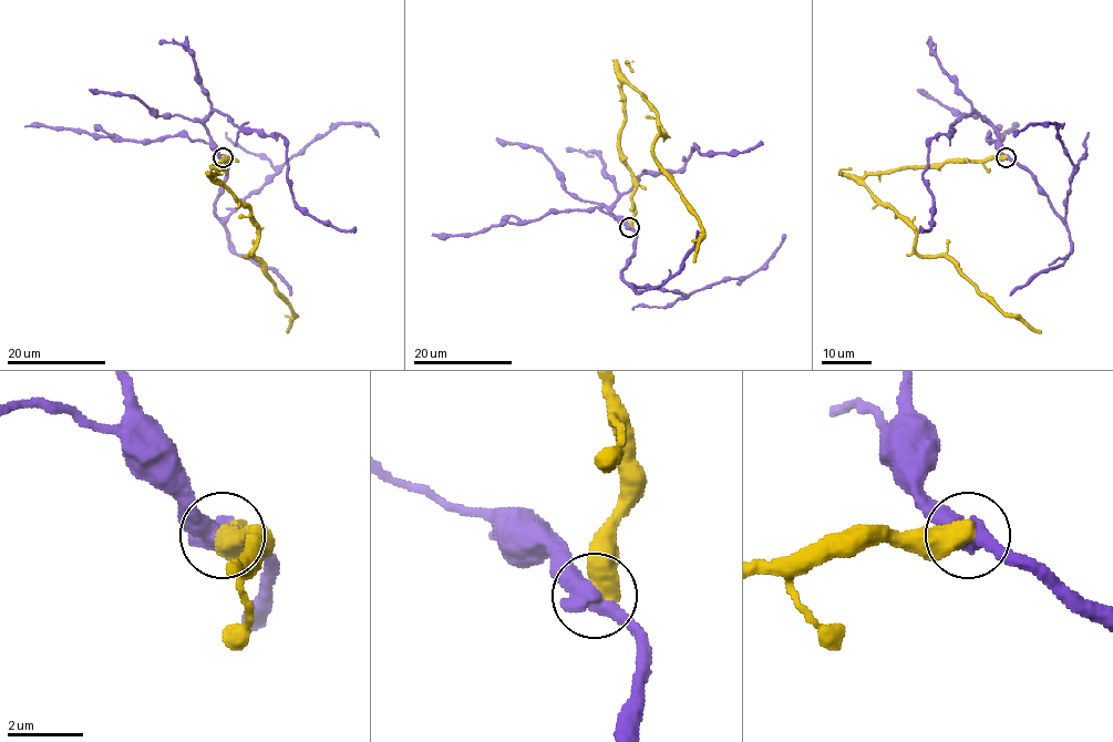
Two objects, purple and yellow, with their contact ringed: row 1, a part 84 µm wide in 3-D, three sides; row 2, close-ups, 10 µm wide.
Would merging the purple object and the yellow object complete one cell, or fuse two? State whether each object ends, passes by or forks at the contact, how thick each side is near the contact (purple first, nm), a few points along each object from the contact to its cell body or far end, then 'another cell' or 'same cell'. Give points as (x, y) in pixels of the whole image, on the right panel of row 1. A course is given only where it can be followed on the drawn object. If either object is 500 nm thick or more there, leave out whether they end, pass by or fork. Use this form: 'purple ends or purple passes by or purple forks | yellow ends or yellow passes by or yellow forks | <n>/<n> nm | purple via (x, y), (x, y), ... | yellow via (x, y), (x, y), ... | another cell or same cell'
500/700 nm | purple via (1007, 157), (1026, 169), (1063, 218), (1073, 164), (1060, 140), (1058, 127), (1054, 124), (1029, 124), (1013, 135) | yellow via (1005, 157), (867, 173), (862, 183), (915, 232), (919, 255), (947, 256), (1005, 313), (1020, 316), (1041, 333) | another cell

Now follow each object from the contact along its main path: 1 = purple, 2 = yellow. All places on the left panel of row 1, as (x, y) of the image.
1: (223, 157), (228, 169), (215, 203), (218, 218), (340, 124), (369, 124), (378, 135)
2: (223, 157), (215, 177), (258, 229), (258, 244), (246, 255), (294, 313), (287, 333)

